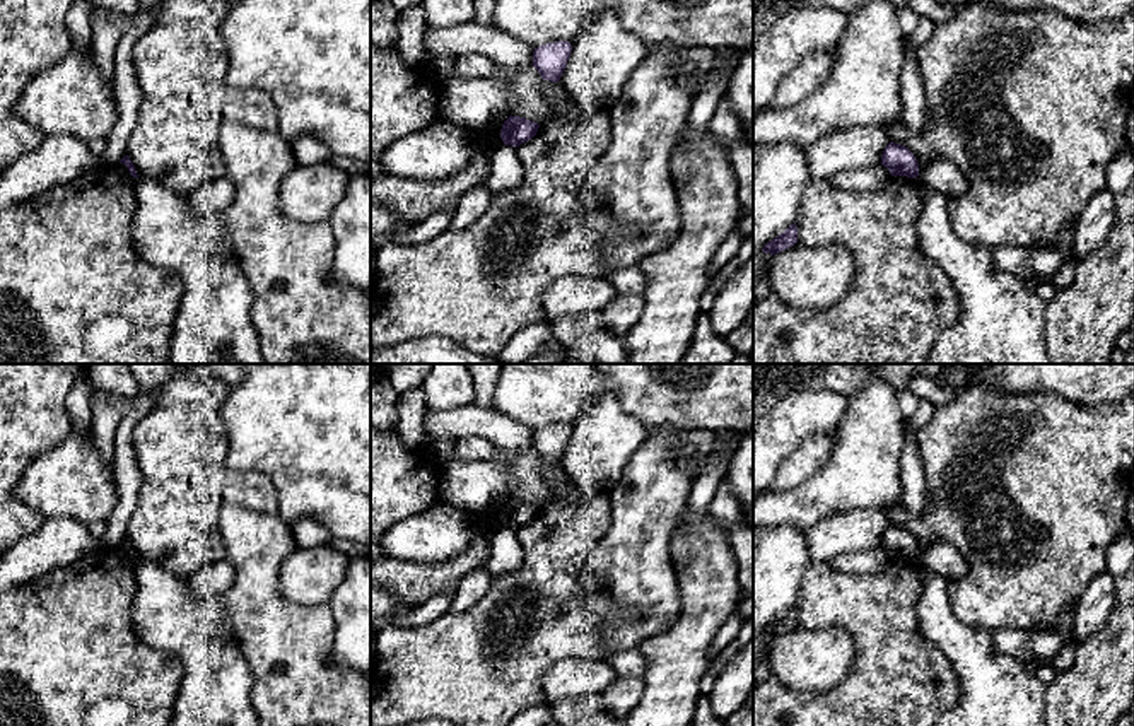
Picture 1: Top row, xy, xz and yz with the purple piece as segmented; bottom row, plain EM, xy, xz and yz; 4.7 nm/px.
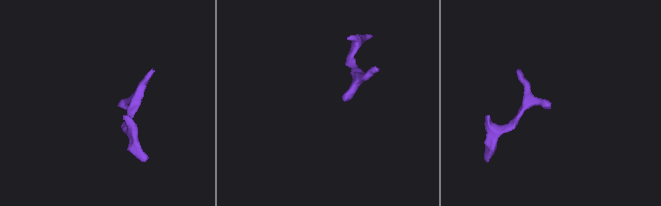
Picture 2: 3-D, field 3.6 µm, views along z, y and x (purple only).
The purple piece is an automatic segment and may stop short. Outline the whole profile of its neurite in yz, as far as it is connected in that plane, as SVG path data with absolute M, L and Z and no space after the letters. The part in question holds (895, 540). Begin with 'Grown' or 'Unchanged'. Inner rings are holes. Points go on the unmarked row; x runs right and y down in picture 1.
Unchanged. M890 524L881 536L881 548L885 548L891 559L919 559L919 545L915 538L900 526Z

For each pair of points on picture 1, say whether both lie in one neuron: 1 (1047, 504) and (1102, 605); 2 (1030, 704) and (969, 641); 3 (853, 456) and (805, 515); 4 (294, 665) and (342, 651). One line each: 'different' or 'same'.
1: different
2: same
3: same
4: different

